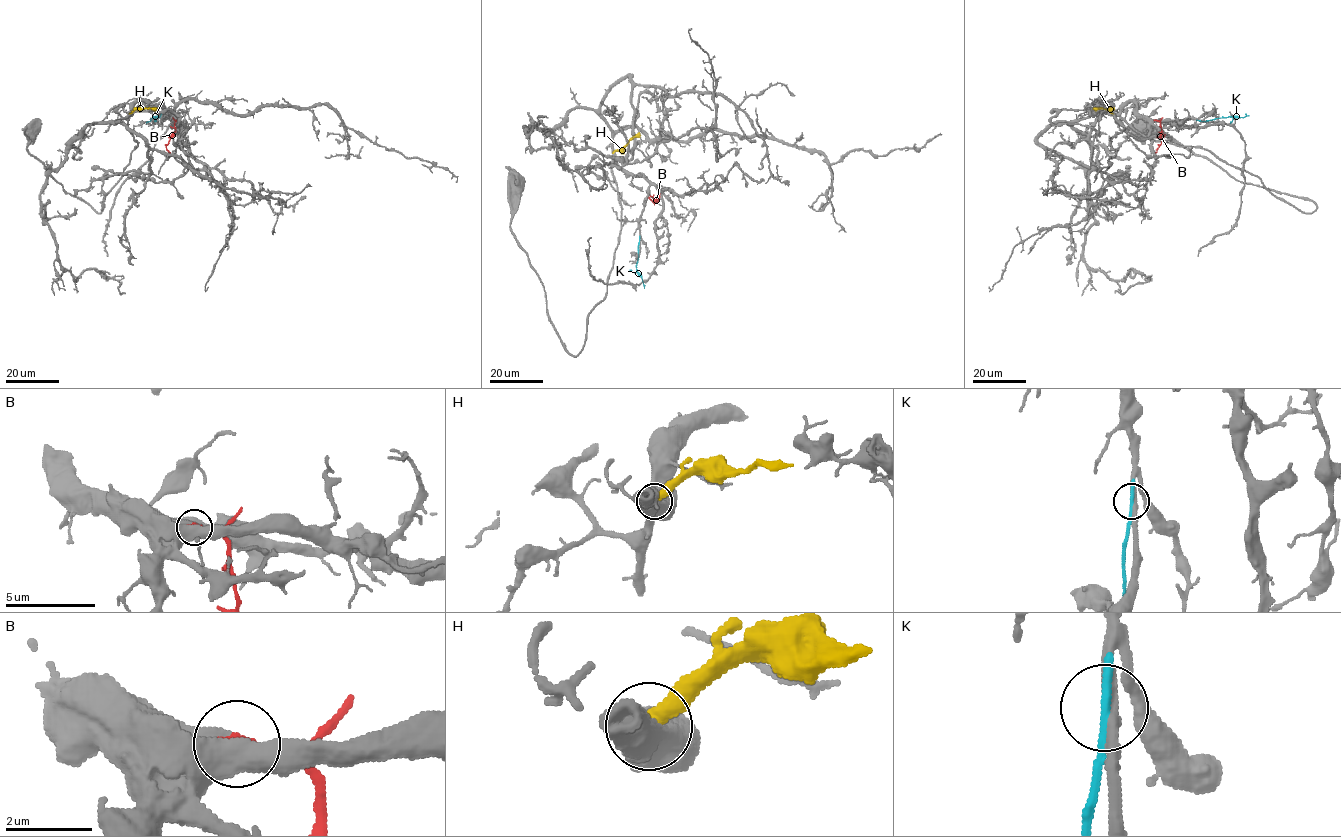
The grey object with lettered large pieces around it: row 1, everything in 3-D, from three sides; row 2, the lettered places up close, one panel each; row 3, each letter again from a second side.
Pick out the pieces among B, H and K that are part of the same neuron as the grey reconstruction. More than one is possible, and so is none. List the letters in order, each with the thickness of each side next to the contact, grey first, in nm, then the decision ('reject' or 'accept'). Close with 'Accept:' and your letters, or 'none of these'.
B: calibres 550 and 320 nm; accept
H: calibres 600 and 440 nm; reject
K: calibres 320 and 240 nm; reject
Accept: B

